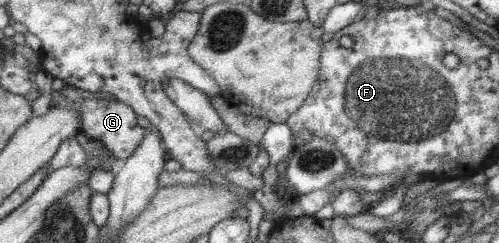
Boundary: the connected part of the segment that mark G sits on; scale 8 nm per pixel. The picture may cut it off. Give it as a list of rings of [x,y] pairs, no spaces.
[[[54,90],[51,93],[51,103],[49,106],[54,108],[69,108],[69,110],[75,110],[79,114],[80,119],[80,131],[90,138],[94,138],[103,143],[110,154],[114,158],[121,158],[124,160],[127,156],[130,156],[134,149],[142,142],[142,134],[145,129],[138,125],[136,119],[137,114],[122,101],[116,98],[102,99],[102,98],[80,98],[78,102],[74,103],[60,96],[58,90]]]

